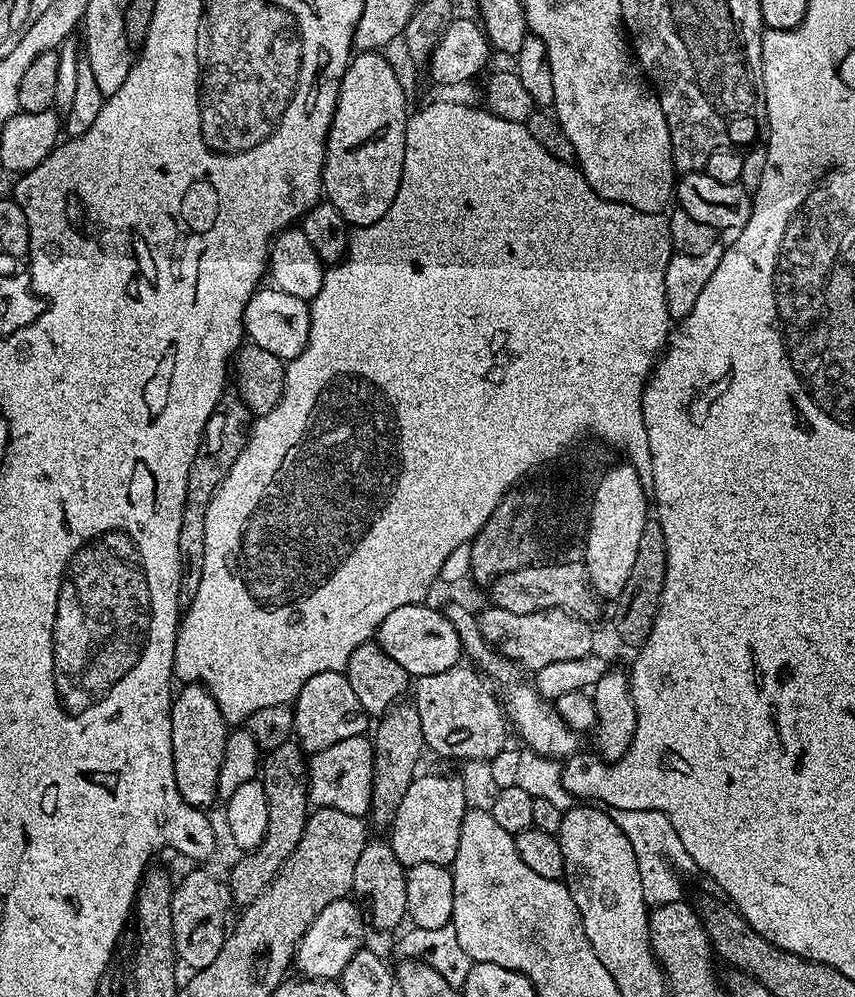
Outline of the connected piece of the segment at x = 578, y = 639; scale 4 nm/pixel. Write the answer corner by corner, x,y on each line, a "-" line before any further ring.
488,606
483,613
479,613
480,629
484,639
504,657
512,661
513,665
539,670
554,662
566,662
567,659
578,659
593,651
592,628
587,620
581,620
579,616
563,608
547,608
541,612
532,614
513,614
510,610
502,610
495,606

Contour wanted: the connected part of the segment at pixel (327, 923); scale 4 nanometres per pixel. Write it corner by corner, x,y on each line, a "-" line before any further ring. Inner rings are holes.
355,899
330,902
330,906
326,906
318,918
314,918
296,948
294,968
300,971
297,973
310,980
336,980
344,973
346,962
350,962
350,958
365,947
364,924
366,928
365,913

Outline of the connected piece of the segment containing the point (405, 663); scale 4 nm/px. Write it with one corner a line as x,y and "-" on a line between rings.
427,603
398,606
398,610
393,610
380,624
378,643
381,650
390,654
390,658
394,658
394,662
398,662
398,666
402,666
402,670
406,670
412,678
419,678
426,674
442,674
442,670
450,670
462,660
462,645
458,638
458,630
441,609
439,612
436,608
428,607

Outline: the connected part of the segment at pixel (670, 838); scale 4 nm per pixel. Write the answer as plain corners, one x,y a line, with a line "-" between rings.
624,810
613,813
616,825
622,830
634,848
635,857
638,859
639,874
642,875
643,896
649,905
672,904
681,899
684,884
681,876
674,872
693,869
692,859
685,852
681,839
673,824
661,811
658,810

